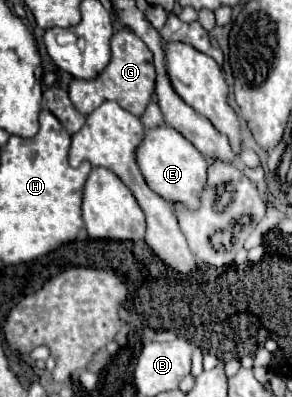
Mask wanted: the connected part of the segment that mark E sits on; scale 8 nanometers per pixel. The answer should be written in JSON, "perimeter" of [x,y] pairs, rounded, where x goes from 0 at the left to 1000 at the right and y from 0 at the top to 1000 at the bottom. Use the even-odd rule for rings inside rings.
{"perimeter":[[[575,315],[507,325],[466,375],[466,411],[527,486],[582,511],[630,511],[651,526],[678,521],[685,486],[705,466],[705,401],[623,335]]]}

